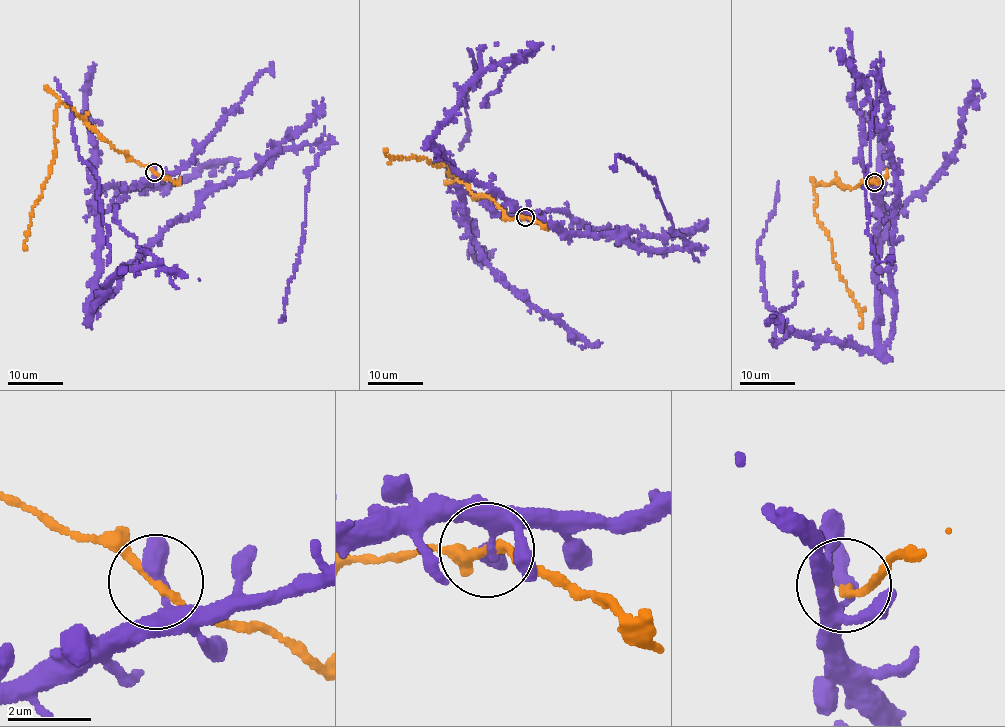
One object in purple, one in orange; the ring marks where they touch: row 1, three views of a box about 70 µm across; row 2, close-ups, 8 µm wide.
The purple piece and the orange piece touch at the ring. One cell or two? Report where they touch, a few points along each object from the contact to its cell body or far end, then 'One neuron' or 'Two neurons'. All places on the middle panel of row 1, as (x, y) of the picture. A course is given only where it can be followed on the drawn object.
Place: (525, 217). Course of purple: (525, 217), (463, 190), (434, 147), (445, 166), (548, 226), (690, 247), (652, 177), (620, 155), (613, 170). Course of orange: (525, 217), (504, 215), (494, 200), (473, 196), (446, 165), (416, 157), (392, 158), (384, 149). Two neurons

